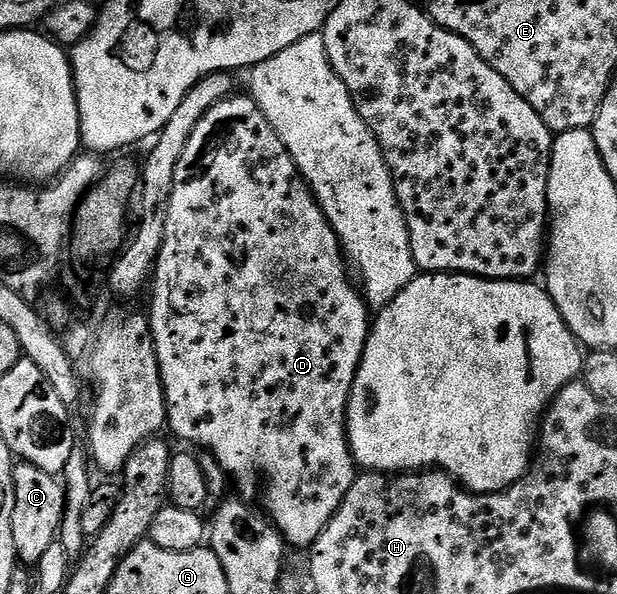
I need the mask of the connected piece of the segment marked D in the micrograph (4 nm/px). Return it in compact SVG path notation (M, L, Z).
M233 95L210 107L202 123L194 127L190 143L186 143L186 151L182 151L182 159L178 159L164 228L164 246L156 260L154 280L150 285L150 324L164 384L164 398L168 404L167 428L172 428L182 440L197 445L192 446L197 450L212 453L229 478L235 484L237 481L242 488L252 489L260 480L264 480L264 512L276 524L276 529L291 548L293 545L296 549L308 551L318 535L322 535L338 507L342 507L342 499L346 499L358 476L358 466L348 442L348 400L368 342L370 306L354 281L352 286L348 278L350 265L344 255L344 246L340 244L340 236L326 219L282 139L278 139L274 127L270 127L251 96L243 96Z

